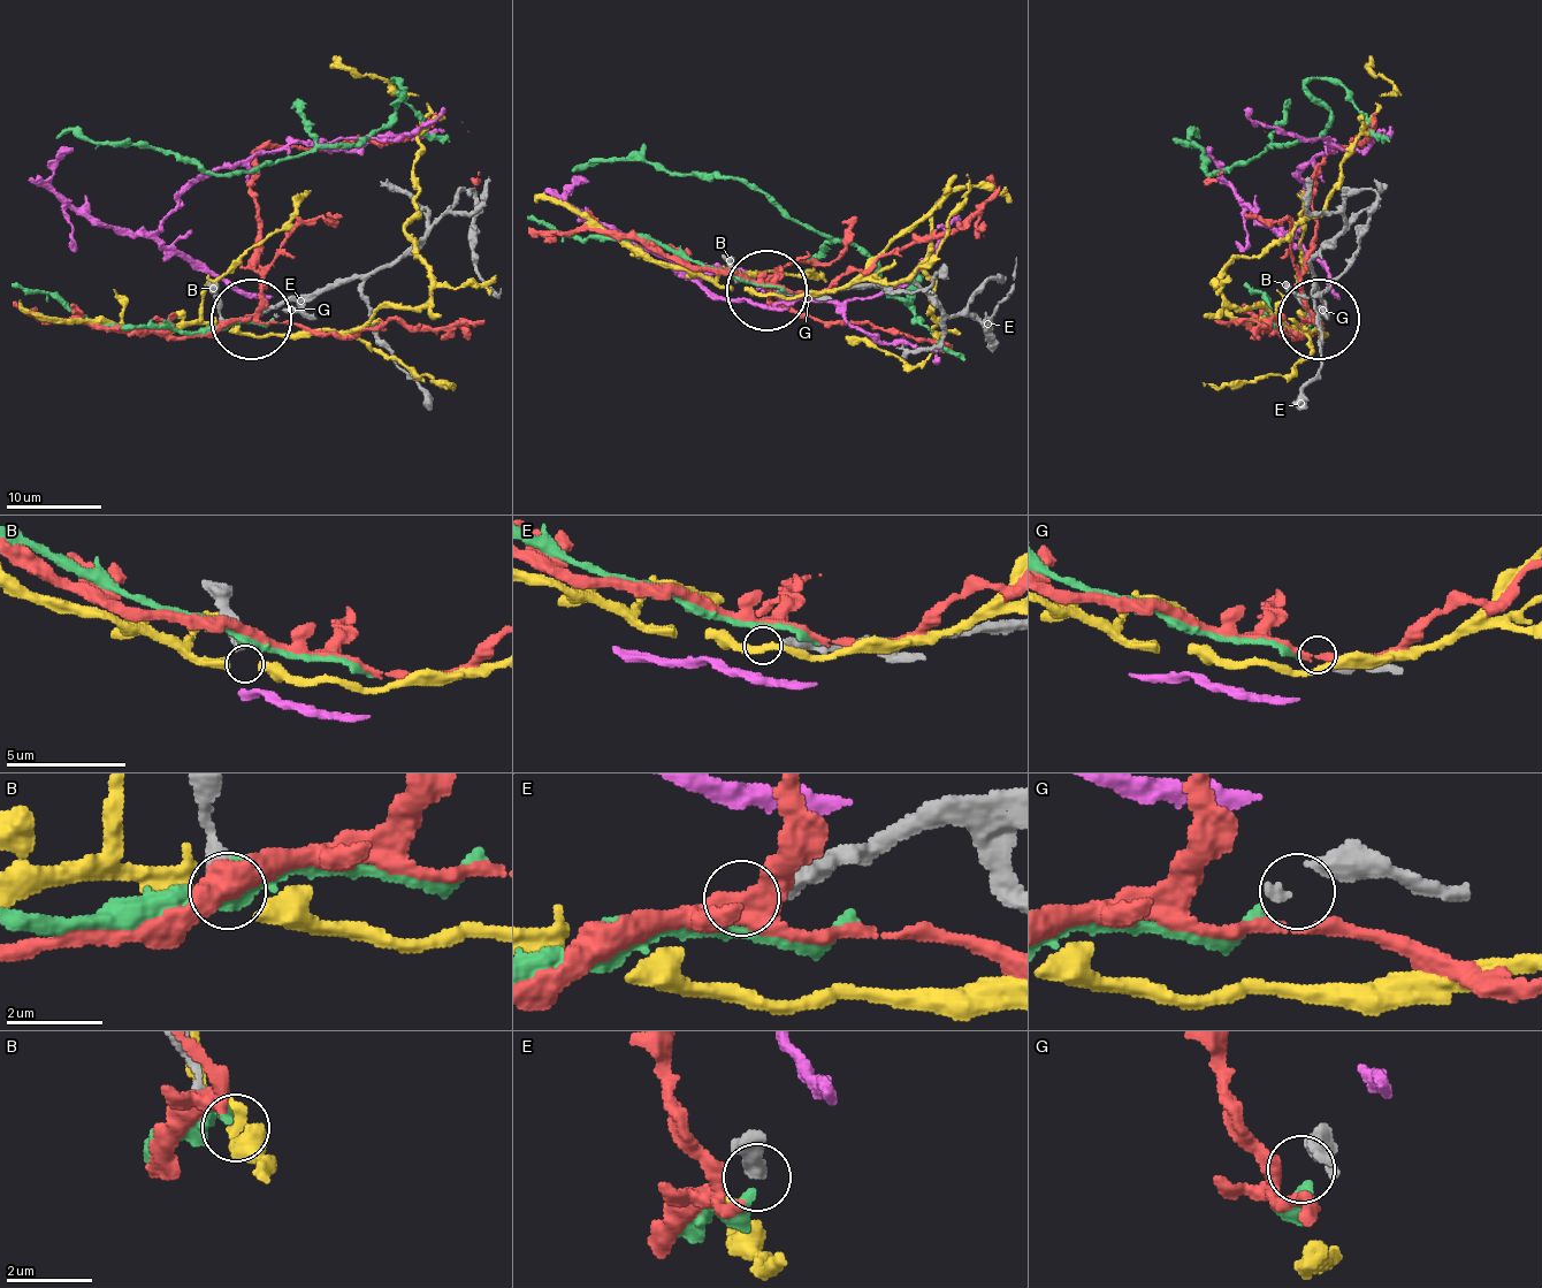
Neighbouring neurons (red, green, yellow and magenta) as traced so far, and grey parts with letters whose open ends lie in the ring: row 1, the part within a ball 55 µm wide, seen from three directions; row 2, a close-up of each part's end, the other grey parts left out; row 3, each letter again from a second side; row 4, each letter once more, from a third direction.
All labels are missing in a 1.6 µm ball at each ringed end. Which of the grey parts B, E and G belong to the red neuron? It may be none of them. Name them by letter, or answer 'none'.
none

